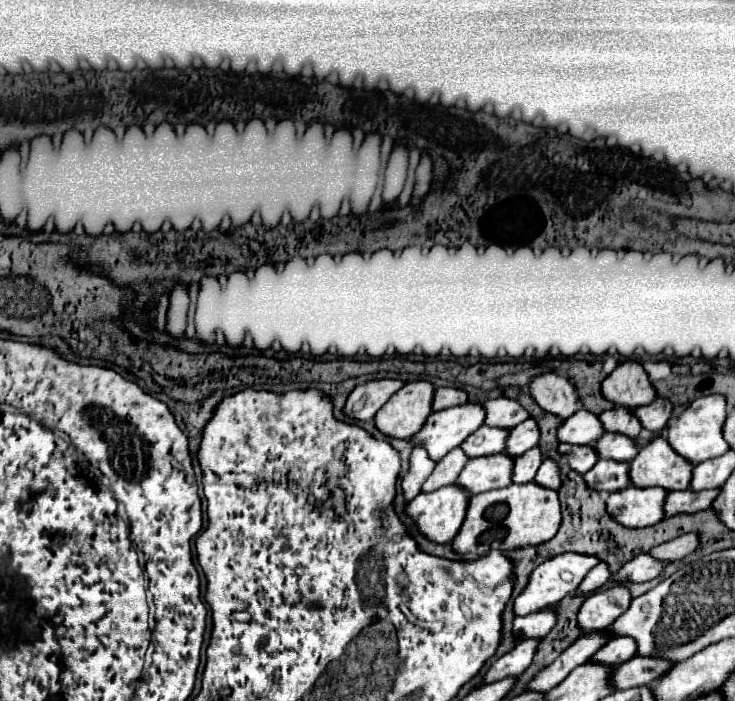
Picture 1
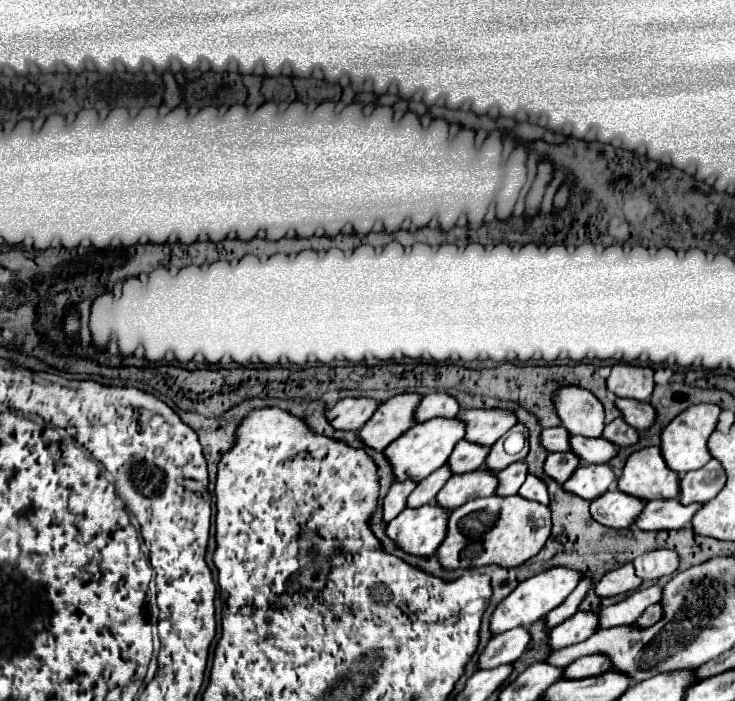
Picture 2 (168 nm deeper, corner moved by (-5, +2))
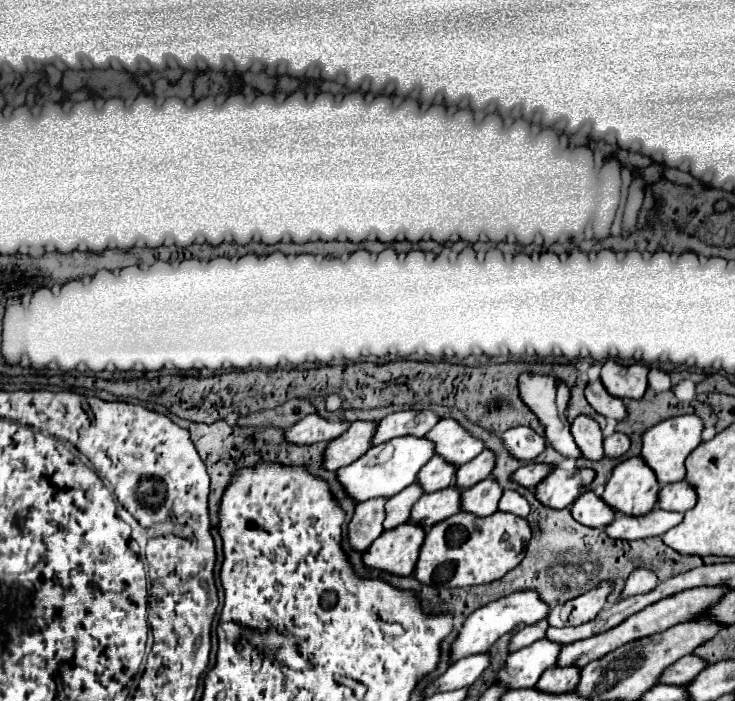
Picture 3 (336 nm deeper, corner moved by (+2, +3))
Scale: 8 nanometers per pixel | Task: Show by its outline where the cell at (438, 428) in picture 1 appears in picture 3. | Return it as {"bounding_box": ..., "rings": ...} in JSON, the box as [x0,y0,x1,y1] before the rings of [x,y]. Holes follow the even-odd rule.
{"bounding_box":[338,436,436,502],"rings":[[[398,436],[398,438],[392,438],[384,444],[372,446],[354,464],[340,468],[338,470],[338,480],[342,482],[346,492],[356,502],[364,502],[364,500],[370,500],[370,498],[376,498],[376,496],[392,498],[394,494],[398,494],[400,490],[404,490],[406,486],[416,482],[416,476],[418,476],[420,468],[434,454],[436,454],[436,450],[432,450],[432,440],[428,440],[426,436],[422,436],[422,438],[418,438],[418,436]]]}

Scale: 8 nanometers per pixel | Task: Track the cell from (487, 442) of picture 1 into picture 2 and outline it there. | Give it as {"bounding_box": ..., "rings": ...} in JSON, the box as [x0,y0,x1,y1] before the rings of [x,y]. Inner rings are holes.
{"bounding_box":[447,441,489,475],"rings":[[[459,441],[453,453],[447,459],[447,465],[453,475],[477,471],[483,467],[485,455],[489,449],[479,449],[479,445],[467,445],[467,441]]]}

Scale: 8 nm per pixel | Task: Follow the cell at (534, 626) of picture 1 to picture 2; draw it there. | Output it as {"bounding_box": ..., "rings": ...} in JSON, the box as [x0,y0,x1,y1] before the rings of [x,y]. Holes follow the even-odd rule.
{"bounding_box":[477,627,531,669],"rings":[[[525,627],[511,629],[507,633],[501,633],[499,637],[491,637],[487,647],[481,651],[477,669],[495,669],[499,665],[513,663],[531,641],[531,635]]]}

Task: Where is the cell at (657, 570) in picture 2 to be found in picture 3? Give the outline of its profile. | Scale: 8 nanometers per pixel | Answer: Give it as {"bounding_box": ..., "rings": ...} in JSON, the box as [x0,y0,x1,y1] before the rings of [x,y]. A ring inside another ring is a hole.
{"bounding_box":[622,566,658,598],"rings":[[[646,566],[644,568],[636,568],[628,576],[628,582],[626,582],[626,588],[622,592],[622,598],[632,596],[632,594],[646,594],[652,588],[656,588],[656,584],[658,584],[656,574],[650,568],[646,568]]]}

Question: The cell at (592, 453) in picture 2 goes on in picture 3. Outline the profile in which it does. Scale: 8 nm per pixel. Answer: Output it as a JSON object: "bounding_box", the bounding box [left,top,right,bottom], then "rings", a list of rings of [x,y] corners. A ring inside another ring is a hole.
{"bounding_box":[520,374,582,458],"rings":[[[522,374],[520,376],[520,396],[532,408],[532,412],[540,418],[540,422],[546,426],[546,438],[550,444],[562,454],[562,456],[572,456],[572,458],[582,458],[580,448],[576,448],[576,442],[572,440],[570,434],[570,424],[566,420],[566,404],[568,404],[568,388],[564,382],[560,382],[554,376],[536,376],[536,374]]]}

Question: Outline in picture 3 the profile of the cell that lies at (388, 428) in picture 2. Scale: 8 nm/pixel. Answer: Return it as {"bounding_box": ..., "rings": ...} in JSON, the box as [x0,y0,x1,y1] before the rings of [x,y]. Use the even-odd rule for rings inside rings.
{"bounding_box":[324,420,378,470],"rings":[[[376,420],[352,422],[348,432],[330,440],[324,454],[326,468],[338,470],[342,466],[356,462],[362,456],[362,452],[368,452],[368,448],[372,448],[372,436],[376,434],[376,428],[378,428]]]}

